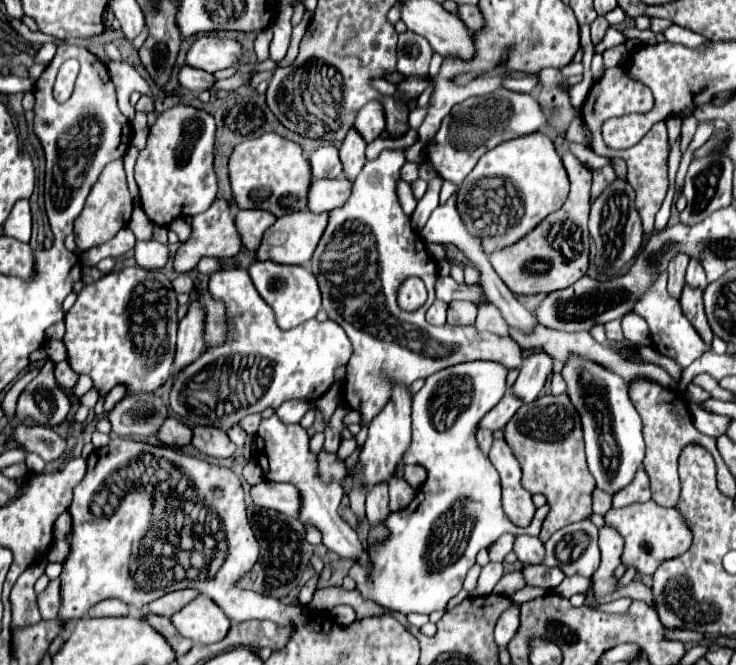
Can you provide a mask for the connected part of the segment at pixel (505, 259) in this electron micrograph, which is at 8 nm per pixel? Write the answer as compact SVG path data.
M570 150L562 154L562 164L570 178L570 196L564 206L540 222L524 240L510 248L490 254L490 264L504 284L516 294L548 294L552 290L568 288L580 280L590 266L590 240L588 240L588 212L590 212L590 186L592 172Z

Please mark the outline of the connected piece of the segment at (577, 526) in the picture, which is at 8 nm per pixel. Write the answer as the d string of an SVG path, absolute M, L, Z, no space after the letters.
M580 520L560 528L546 544L546 556L542 560L544 566L556 566L566 576L586 576L590 578L600 564L598 550L598 528Z

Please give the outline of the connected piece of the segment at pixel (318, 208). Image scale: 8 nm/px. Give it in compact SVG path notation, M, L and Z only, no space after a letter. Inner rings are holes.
M336 178L336 180L314 180L308 192L308 208L312 212L330 212L346 204L352 194L352 180Z

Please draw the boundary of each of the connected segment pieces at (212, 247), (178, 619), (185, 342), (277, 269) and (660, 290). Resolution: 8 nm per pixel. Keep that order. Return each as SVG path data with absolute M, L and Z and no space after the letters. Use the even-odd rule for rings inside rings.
M214 200L212 206L202 212L196 214L192 218L192 236L188 242L184 242L180 246L180 250L174 256L174 268L178 272L188 272L192 268L196 268L198 260L202 256L214 256L214 258L228 258L238 254L242 248L242 240L240 240L240 232L234 224L234 214L232 214L232 206L226 200Z
M204 594L176 612L172 616L172 622L182 636L190 638L196 644L220 642L230 630L228 616L224 616L222 608L218 608L218 604Z
M194 302L188 314L178 324L178 342L176 342L176 356L174 356L174 372L178 374L180 368L196 362L204 354L204 310L198 302Z
M254 260L248 268L248 274L258 290L258 294L264 298L268 306L276 312L276 322L280 328L288 330L294 326L300 326L302 322L314 318L322 306L322 296L320 288L316 284L316 276L304 266L294 266L294 264L272 264L270 260Z
M666 272L658 276L658 280L650 286L650 290L638 300L634 312L642 316L648 323L654 344L658 344L658 352L664 352L664 356L672 356L682 368L690 366L696 358L700 358L708 348L698 336L698 332L692 328L692 324L684 318L680 302L670 298L666 292Z

